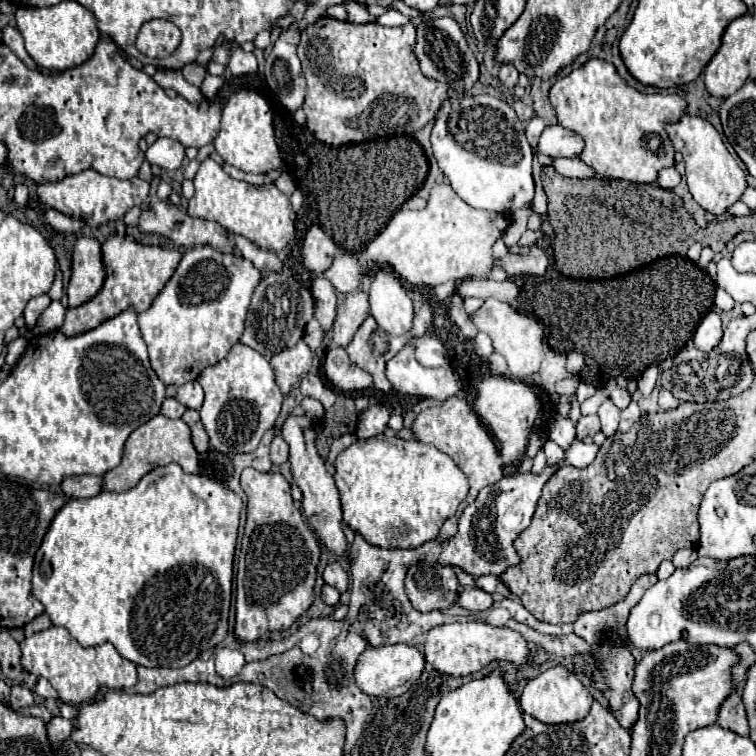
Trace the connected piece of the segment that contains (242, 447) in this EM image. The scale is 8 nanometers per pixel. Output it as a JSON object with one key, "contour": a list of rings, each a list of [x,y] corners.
{"contour":[[[236,343],[222,361],[200,373],[198,383],[206,393],[200,421],[210,437],[210,449],[228,457],[256,451],[262,435],[274,427],[284,401],[272,365],[258,351]]]}

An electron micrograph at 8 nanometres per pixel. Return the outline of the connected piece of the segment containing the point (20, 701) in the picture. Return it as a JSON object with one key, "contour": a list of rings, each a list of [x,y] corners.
{"contour":[[[12,685],[12,693],[10,693],[10,703],[14,707],[28,707],[34,705],[34,695],[28,687],[24,685]]]}

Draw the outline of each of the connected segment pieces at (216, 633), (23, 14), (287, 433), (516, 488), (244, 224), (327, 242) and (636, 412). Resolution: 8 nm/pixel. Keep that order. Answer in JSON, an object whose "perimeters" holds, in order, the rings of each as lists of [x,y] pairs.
{"perimeters":[[[[178,465],[156,467],[146,473],[136,487],[124,493],[108,493],[102,491],[88,499],[70,499],[54,517],[38,553],[34,559],[34,577],[32,577],[32,591],[38,597],[46,613],[52,619],[52,625],[66,627],[82,647],[94,647],[110,641],[116,651],[144,667],[184,667],[200,657],[210,647],[218,645],[228,633],[228,613],[230,613],[230,597],[232,597],[232,565],[234,565],[234,549],[238,539],[238,519],[243,506],[242,499],[236,497],[228,487],[222,483],[204,477],[204,475],[188,475]]],[[[62,1],[52,7],[20,7],[16,11],[16,23],[30,57],[42,69],[50,71],[66,71],[82,65],[94,55],[94,49],[100,41],[94,13],[76,1]]],[[[290,415],[284,425],[282,425],[282,437],[286,439],[286,443],[290,445],[290,463],[292,463],[292,475],[294,475],[294,483],[302,489],[304,499],[302,499],[302,509],[304,515],[308,519],[308,525],[312,527],[312,531],[318,535],[320,543],[326,545],[326,549],[336,555],[336,557],[346,557],[350,561],[350,553],[348,553],[348,541],[342,533],[342,507],[340,507],[340,497],[338,497],[338,489],[336,483],[332,479],[332,475],[326,471],[324,461],[320,459],[316,445],[314,445],[314,429],[312,429],[312,421],[308,421],[304,415],[302,417],[294,417]]],[[[562,463],[546,465],[542,473],[518,471],[502,477],[498,483],[494,483],[494,487],[484,487],[464,509],[458,521],[458,533],[444,545],[438,561],[442,565],[458,565],[472,575],[500,575],[510,565],[516,565],[520,559],[514,549],[514,539],[530,525],[536,503],[542,495],[542,487],[560,467]]],[[[206,159],[194,177],[194,197],[188,205],[190,217],[200,217],[206,221],[220,223],[232,233],[238,233],[266,251],[280,251],[294,239],[294,219],[296,213],[290,207],[290,199],[272,185],[250,185],[246,181],[236,181],[222,171],[214,159]]],[[[312,225],[302,241],[302,263],[312,273],[324,273],[332,265],[338,247],[334,241],[318,227]]],[[[632,401],[632,403],[622,411],[622,415],[620,415],[620,427],[618,427],[618,431],[628,431],[638,419],[640,419],[640,409],[638,409],[638,405]]]]}

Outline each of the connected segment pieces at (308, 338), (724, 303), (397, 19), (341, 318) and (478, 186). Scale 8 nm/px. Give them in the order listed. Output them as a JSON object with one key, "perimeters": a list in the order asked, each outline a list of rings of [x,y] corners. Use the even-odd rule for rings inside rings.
{"perimeters":[[[[312,319],[312,321],[306,325],[304,341],[308,343],[308,347],[310,347],[312,351],[316,351],[316,349],[320,347],[322,339],[324,339],[324,331],[322,331],[322,327],[320,327],[320,323],[318,323],[316,319]]],[[[716,289],[716,297],[714,297],[714,305],[720,311],[732,311],[734,309],[734,299],[724,291],[724,289]]],[[[386,11],[382,13],[380,17],[376,17],[376,23],[378,25],[384,25],[384,27],[400,27],[400,25],[406,25],[410,19],[404,17],[400,11]]],[[[364,291],[348,293],[346,299],[342,301],[342,305],[338,305],[338,315],[336,315],[334,329],[332,329],[334,343],[346,347],[352,341],[356,329],[362,325],[362,321],[368,315],[370,315],[368,293],[364,293]]],[[[472,93],[454,95],[434,121],[432,149],[452,189],[470,207],[502,213],[508,219],[518,209],[532,207],[532,149],[520,119],[504,99]]]]}

